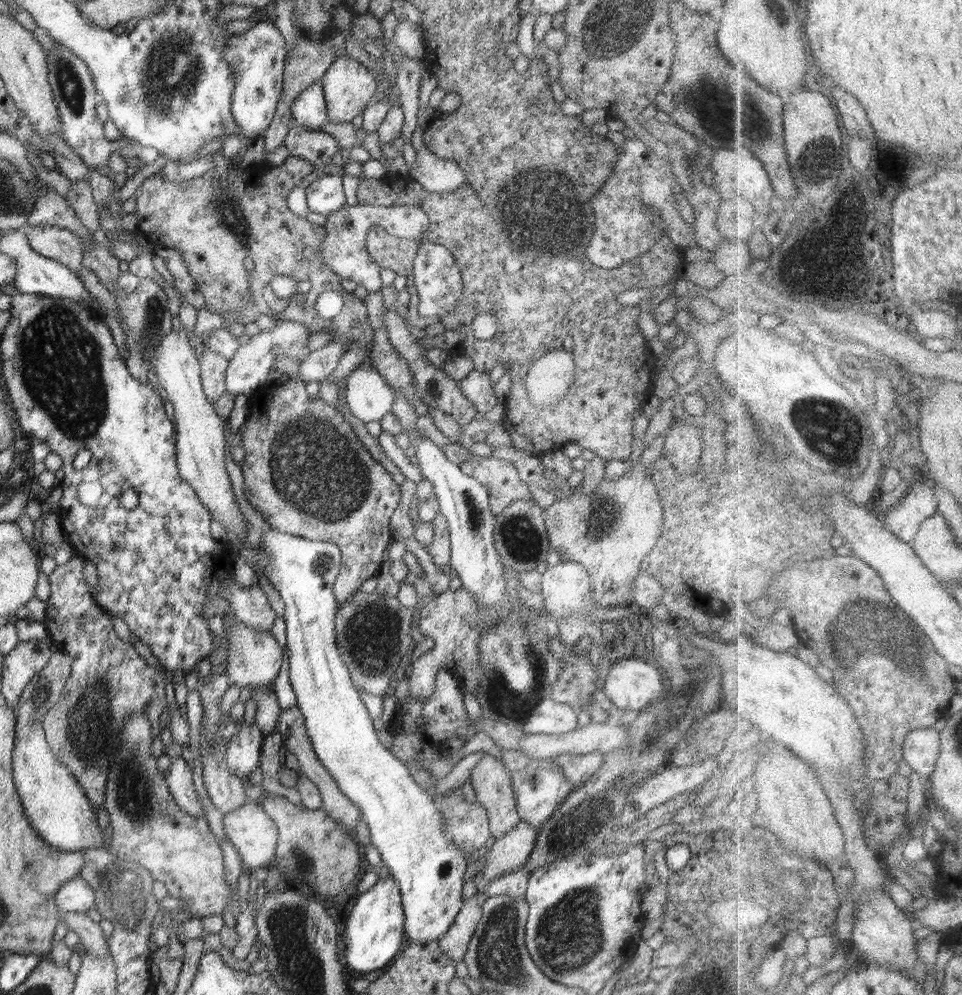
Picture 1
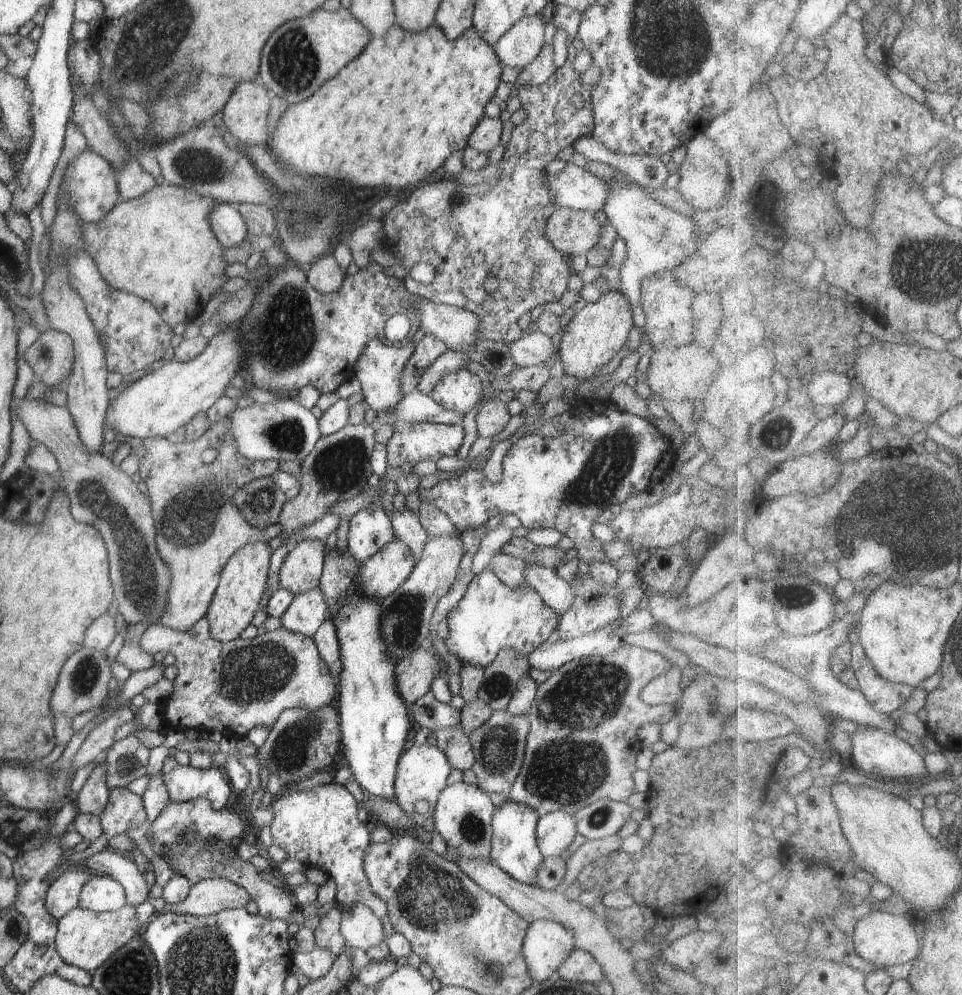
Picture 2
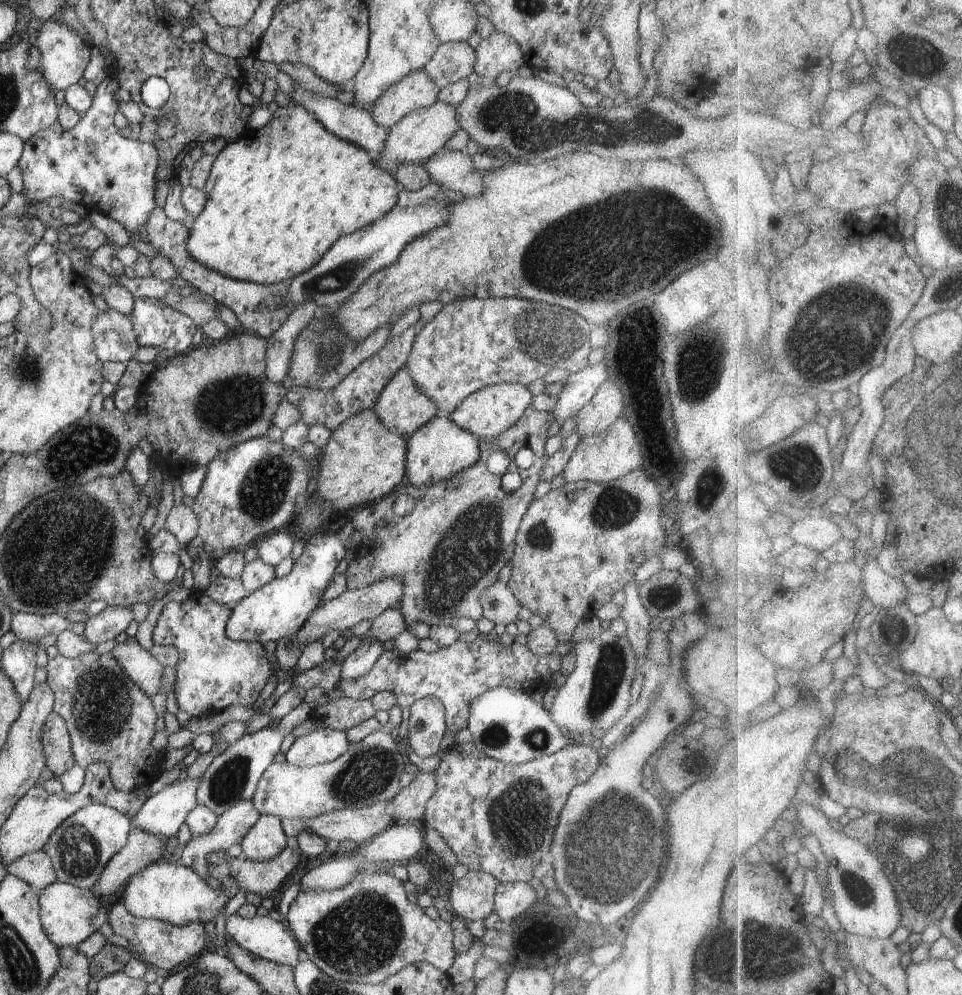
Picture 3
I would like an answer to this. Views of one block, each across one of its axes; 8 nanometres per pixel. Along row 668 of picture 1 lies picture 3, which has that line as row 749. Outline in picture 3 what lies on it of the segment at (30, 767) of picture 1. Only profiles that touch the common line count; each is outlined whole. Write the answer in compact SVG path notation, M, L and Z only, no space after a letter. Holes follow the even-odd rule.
M52 711L41 726L40 742L43 746L45 765L59 778L75 765L71 751L71 738L62 716Z

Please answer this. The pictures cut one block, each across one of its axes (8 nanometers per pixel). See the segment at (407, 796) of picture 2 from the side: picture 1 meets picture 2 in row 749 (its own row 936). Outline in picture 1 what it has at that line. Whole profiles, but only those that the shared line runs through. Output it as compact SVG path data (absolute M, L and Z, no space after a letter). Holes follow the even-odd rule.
M268 525L260 543L266 554L266 572L273 587L278 590L284 602L286 624L286 648L289 656L290 684L296 695L296 707L302 711L306 733L312 741L312 749L318 760L334 777L338 787L350 801L358 806L365 824L370 829L372 845L378 849L382 861L390 871L390 876L399 885L404 911L404 932L412 942L427 944L437 941L452 926L456 915L462 908L467 865L467 856L447 838L443 815L439 806L414 781L408 767L390 749L380 743L372 718L360 699L358 688L354 687L348 665L340 657L336 645L334 620L339 610L333 593L342 555L339 546L331 542L318 542L282 533Z

